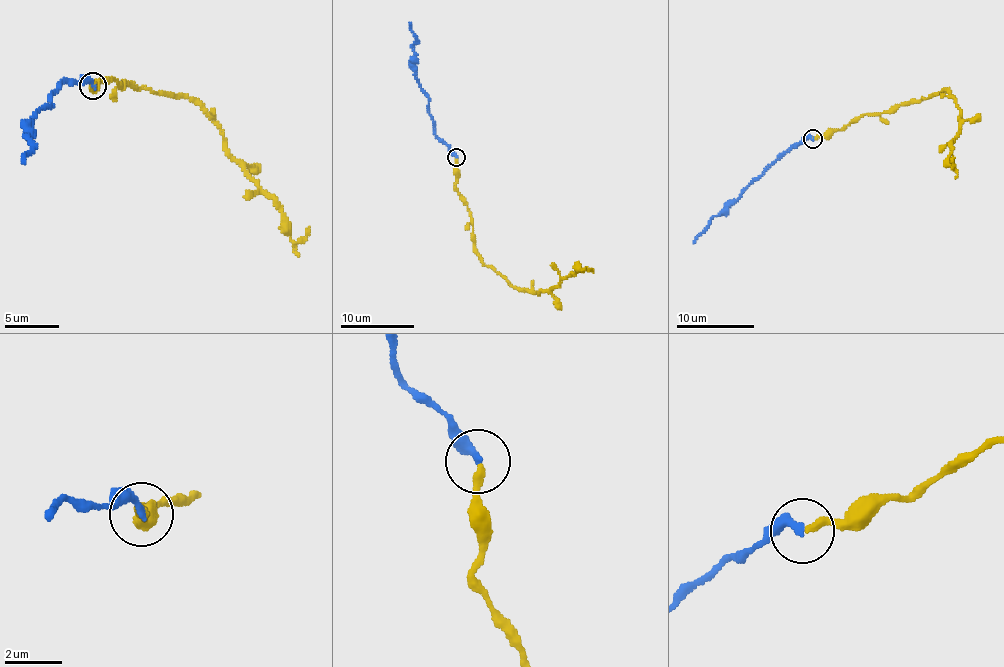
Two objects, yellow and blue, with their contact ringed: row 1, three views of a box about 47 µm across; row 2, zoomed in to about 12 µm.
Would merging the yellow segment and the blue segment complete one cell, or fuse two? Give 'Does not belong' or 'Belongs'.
Belongs

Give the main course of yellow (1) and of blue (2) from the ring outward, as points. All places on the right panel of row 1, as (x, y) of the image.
1: (813, 139), (861, 115), (893, 113), (944, 90), (960, 110), (953, 169), (953, 156)
2: (813, 139), (794, 144), (789, 151), (783, 151), (693, 243)

